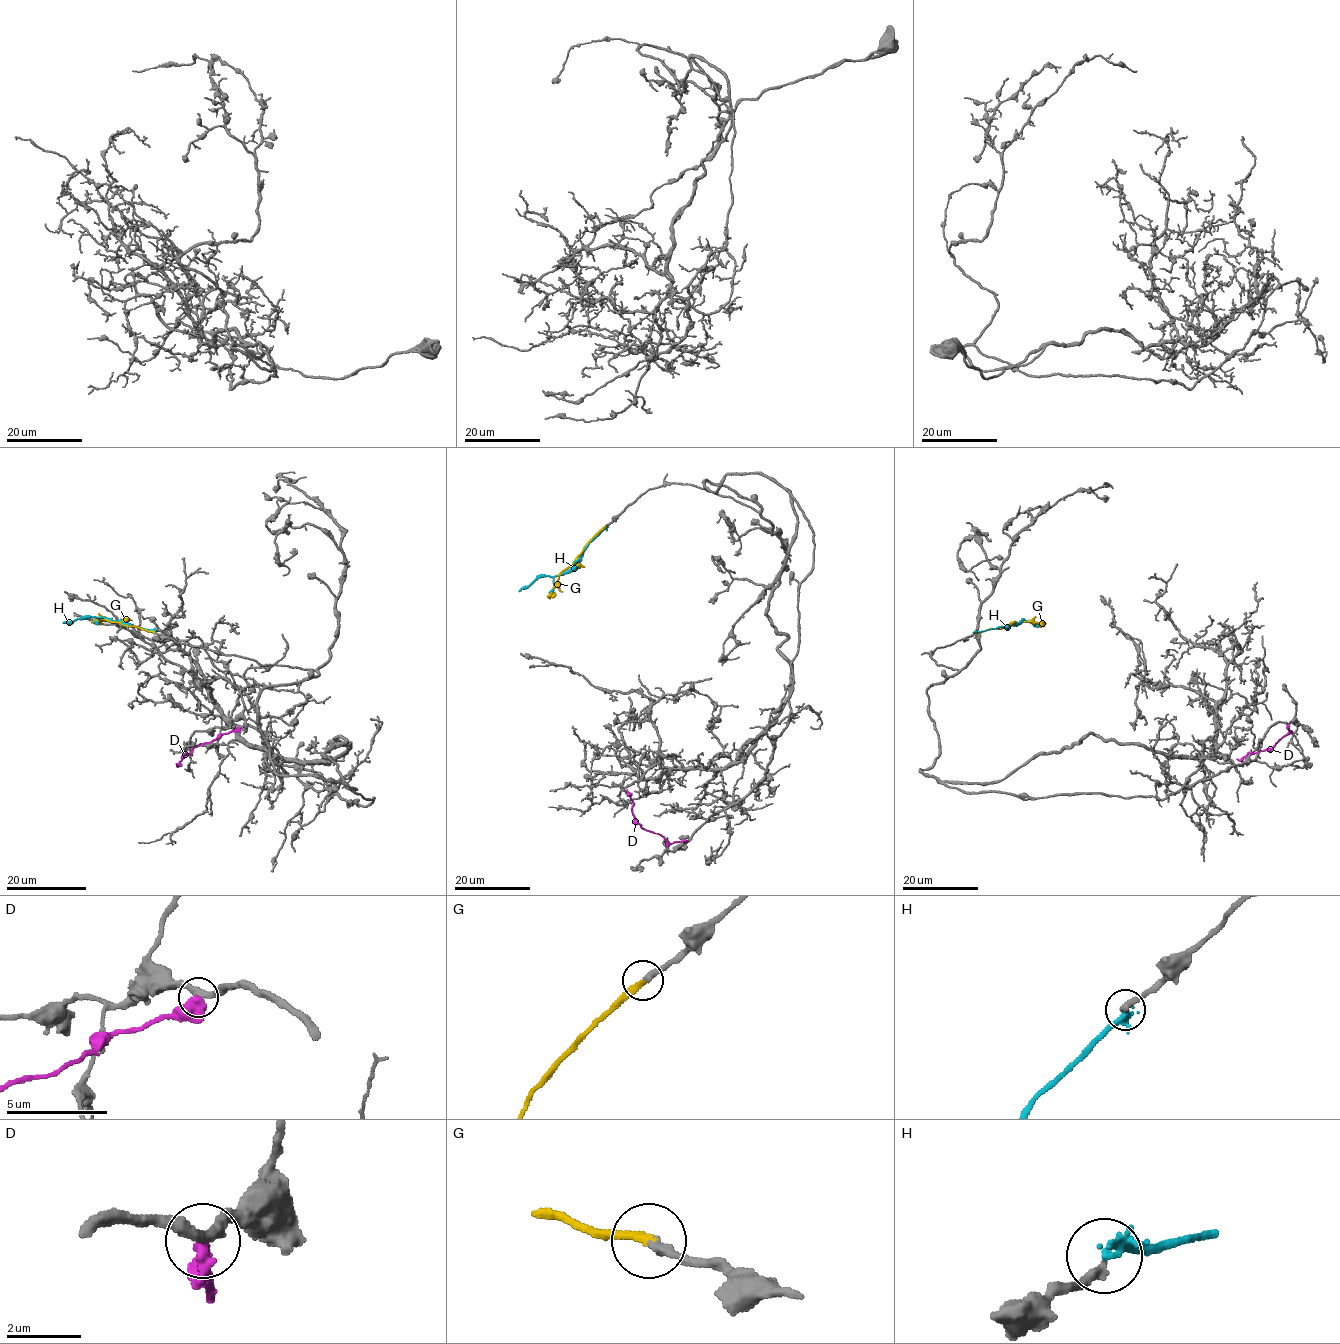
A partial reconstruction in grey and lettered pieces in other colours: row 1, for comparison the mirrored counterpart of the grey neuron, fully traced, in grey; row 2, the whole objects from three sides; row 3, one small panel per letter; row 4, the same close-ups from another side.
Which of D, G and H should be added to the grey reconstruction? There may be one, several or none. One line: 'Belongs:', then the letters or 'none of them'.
Belongs: G

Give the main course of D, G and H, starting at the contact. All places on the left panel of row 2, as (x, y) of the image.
D: (239, 727), (222, 733), (211, 742), (195, 746), (182, 756), (178, 765), (176, 763)
G: (153, 632), (105, 619), (94, 620)
H: (154, 631), (104, 617), (83, 617), (63, 622)

